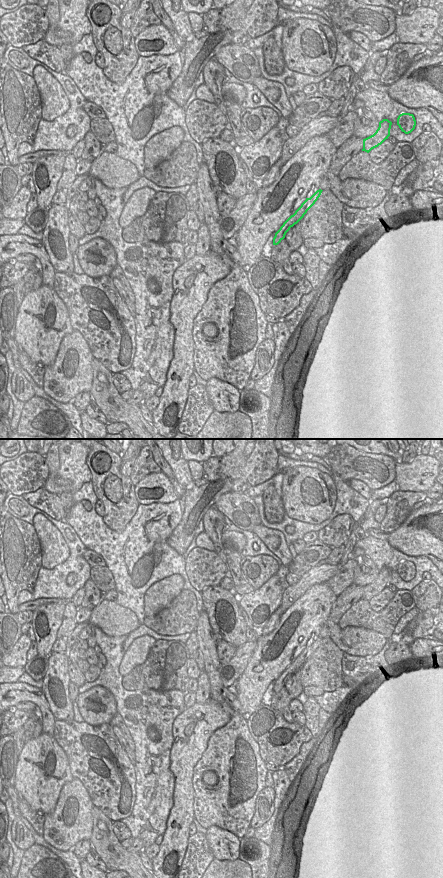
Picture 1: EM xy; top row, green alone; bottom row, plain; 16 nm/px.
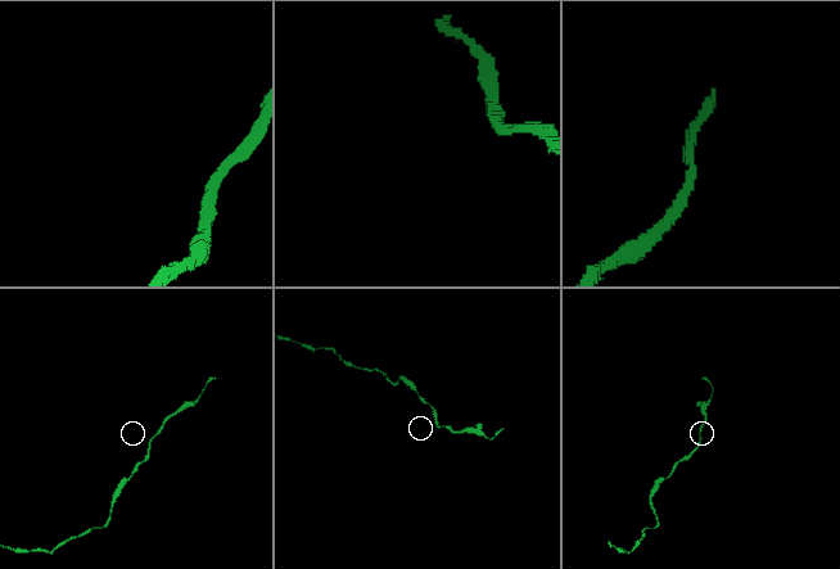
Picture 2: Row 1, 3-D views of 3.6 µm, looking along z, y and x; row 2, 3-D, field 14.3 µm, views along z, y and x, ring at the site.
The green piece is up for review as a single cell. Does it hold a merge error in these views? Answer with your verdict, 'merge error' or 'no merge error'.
no merge error

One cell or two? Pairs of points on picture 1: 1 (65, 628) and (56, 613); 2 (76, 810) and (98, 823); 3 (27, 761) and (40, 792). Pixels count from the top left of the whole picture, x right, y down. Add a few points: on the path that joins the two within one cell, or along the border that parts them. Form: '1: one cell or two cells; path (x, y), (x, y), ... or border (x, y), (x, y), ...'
1: two cells; border (66, 604), (63, 610), (62, 623), (56, 638)
2: two cells; border (93, 806), (91, 812), (92, 834), (89, 839)
3: one cell; path (35, 769), (39, 773), (40, 784)

